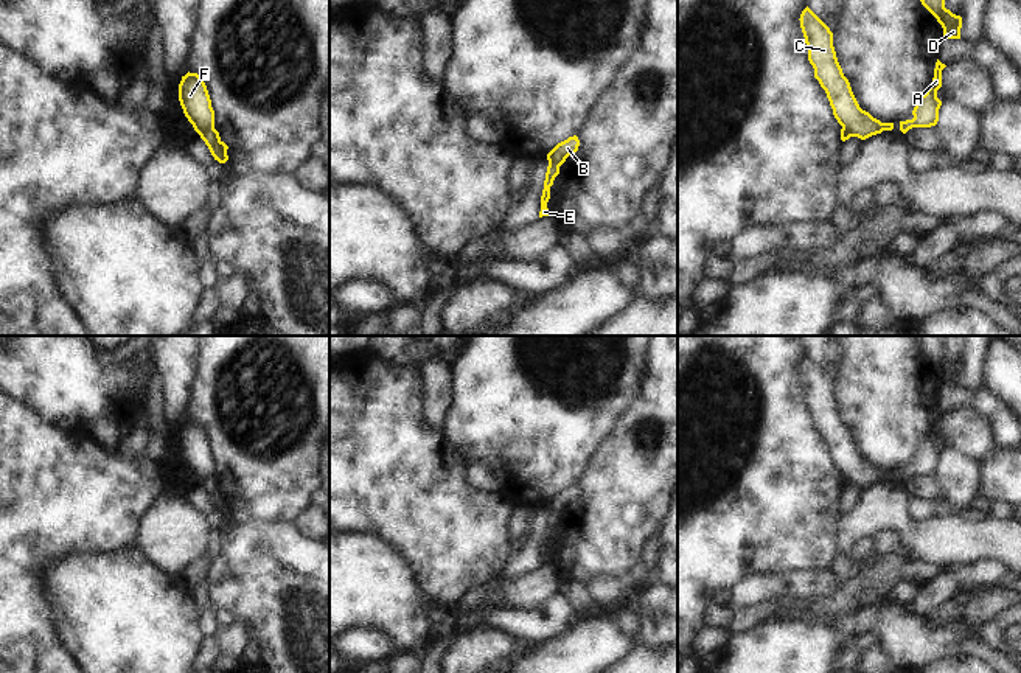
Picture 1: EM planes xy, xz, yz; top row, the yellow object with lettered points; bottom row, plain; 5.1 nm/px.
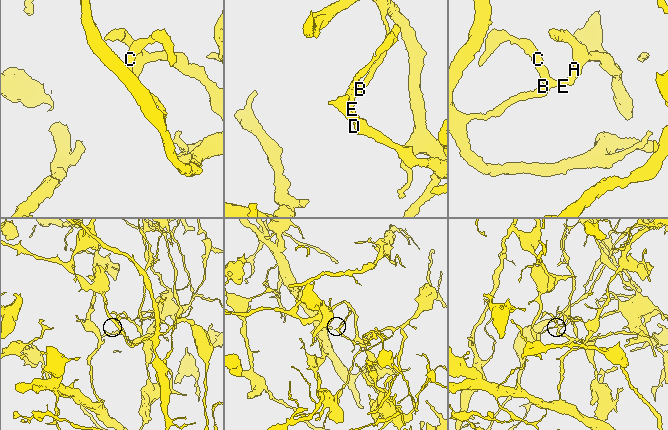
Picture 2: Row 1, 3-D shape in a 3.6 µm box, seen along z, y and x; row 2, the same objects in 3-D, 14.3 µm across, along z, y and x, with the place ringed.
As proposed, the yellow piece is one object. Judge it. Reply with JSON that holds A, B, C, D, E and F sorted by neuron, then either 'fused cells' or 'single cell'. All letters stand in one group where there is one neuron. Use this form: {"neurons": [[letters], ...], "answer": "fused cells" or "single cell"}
{"neurons": [["A", "C", "D", "E", "F"], ["B"]], "answer": "fused cells"}

